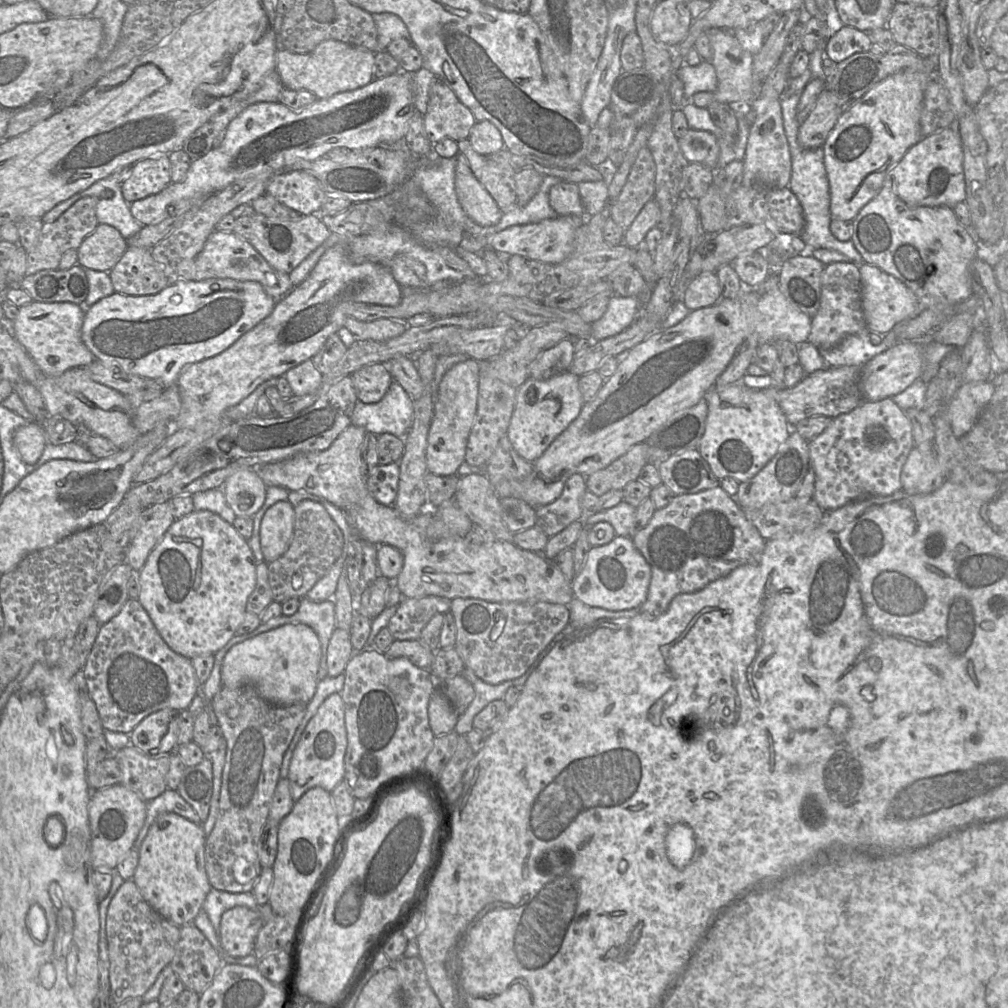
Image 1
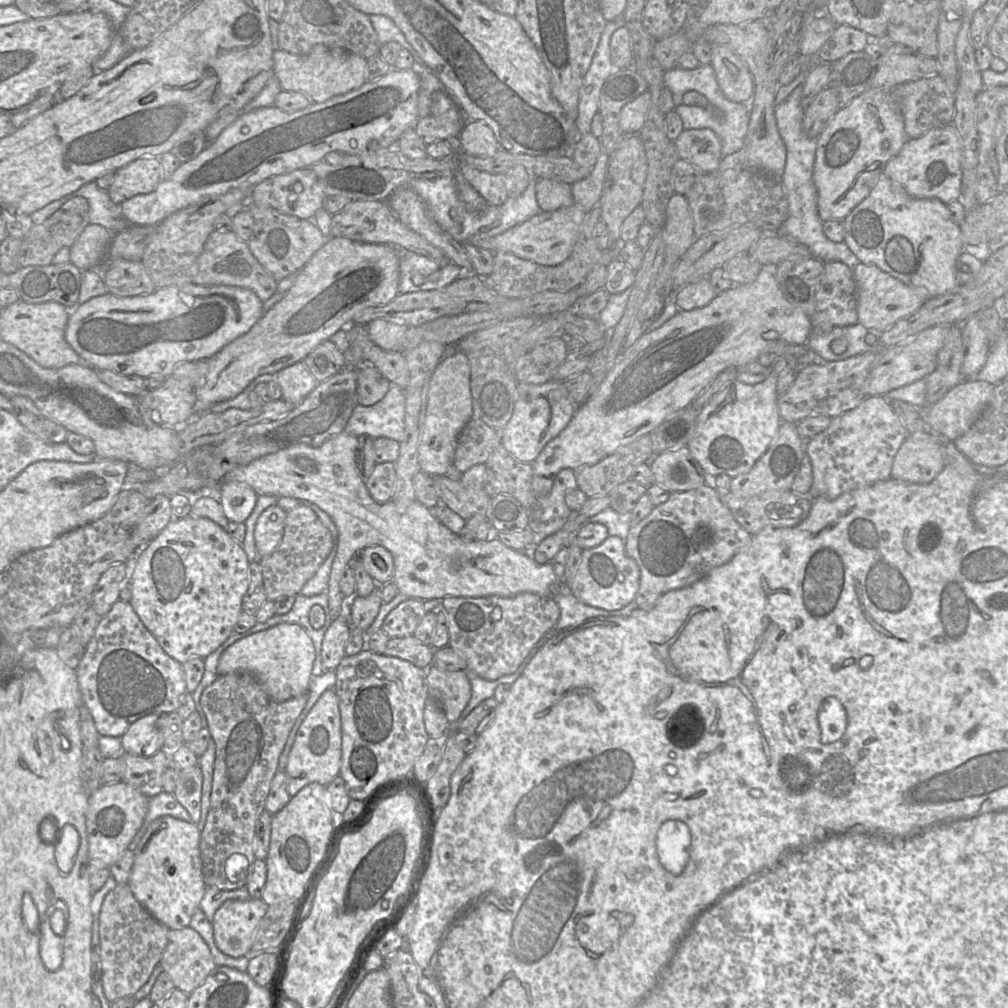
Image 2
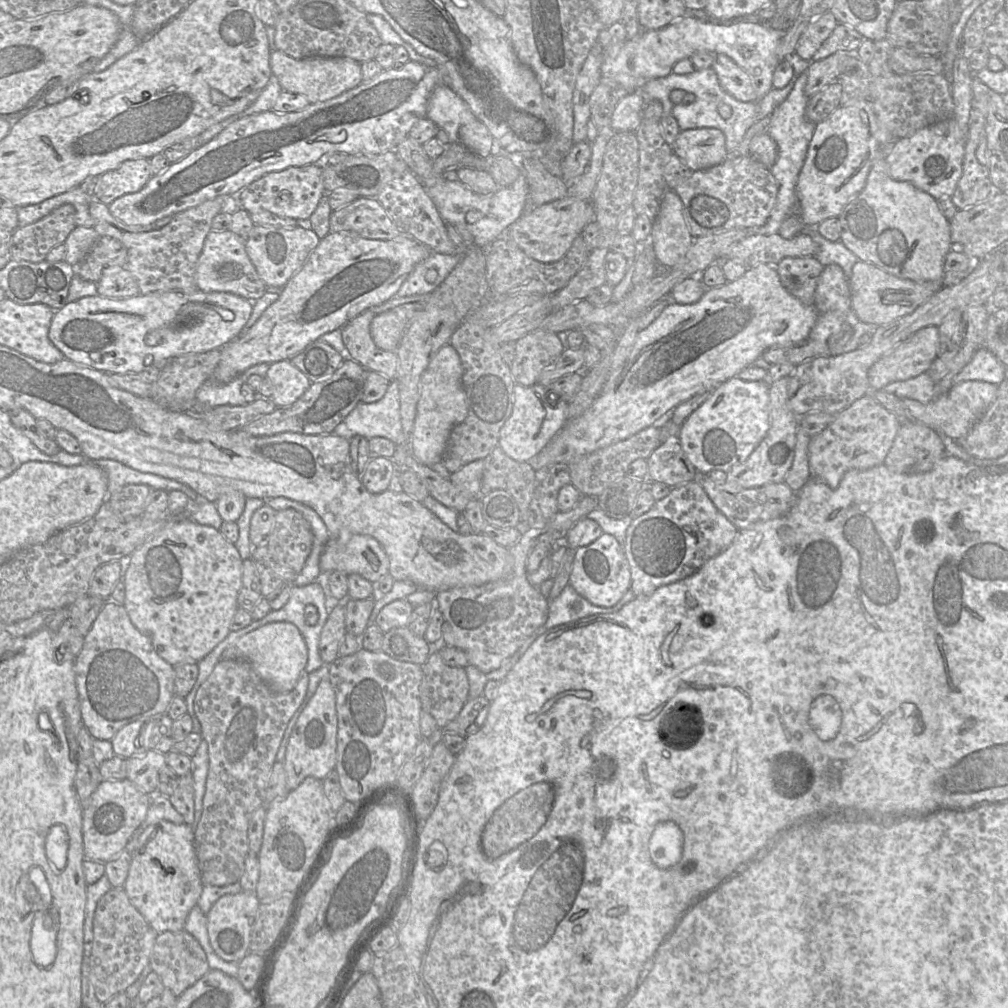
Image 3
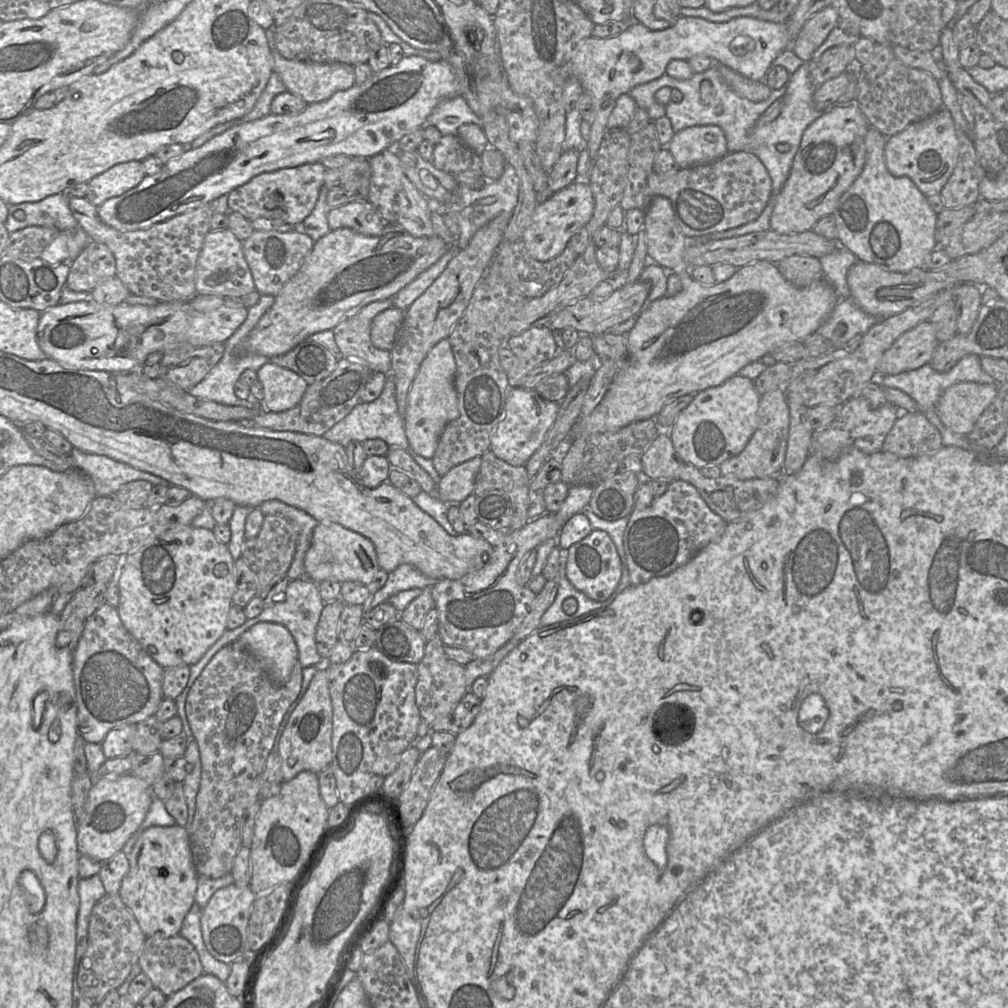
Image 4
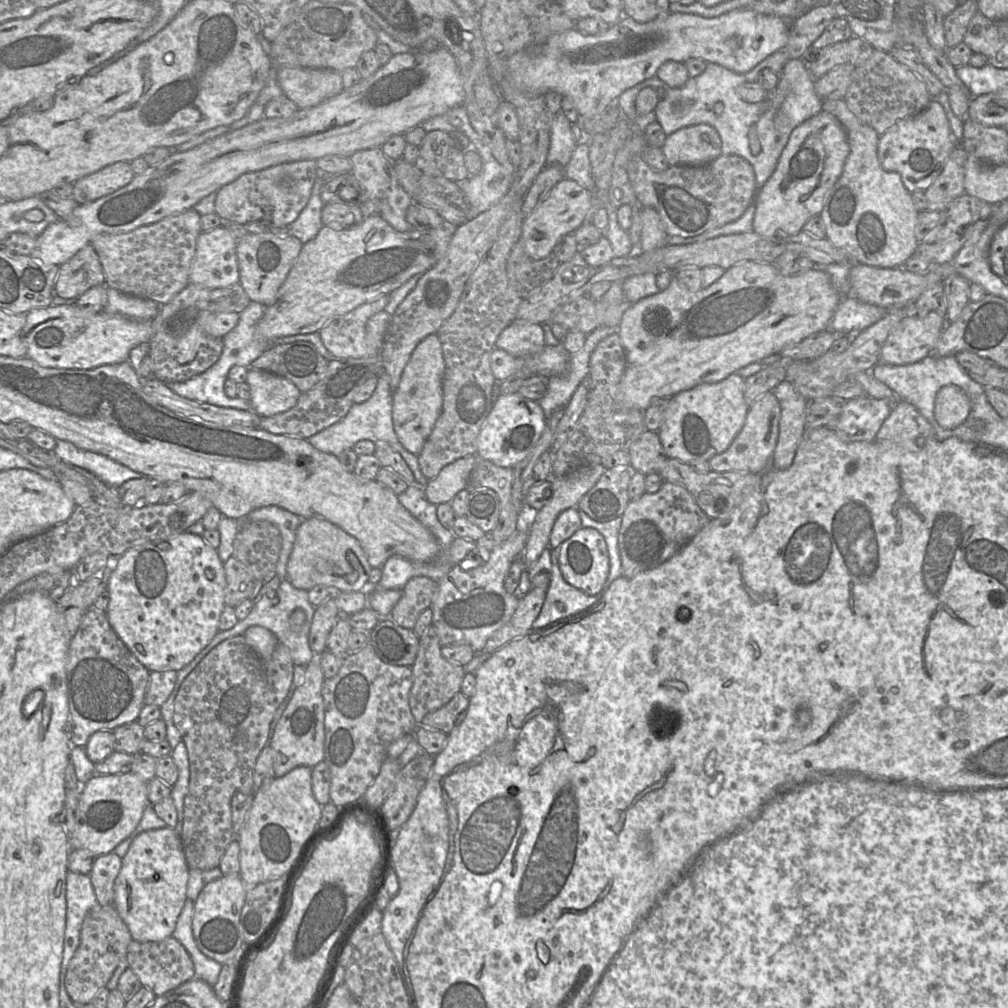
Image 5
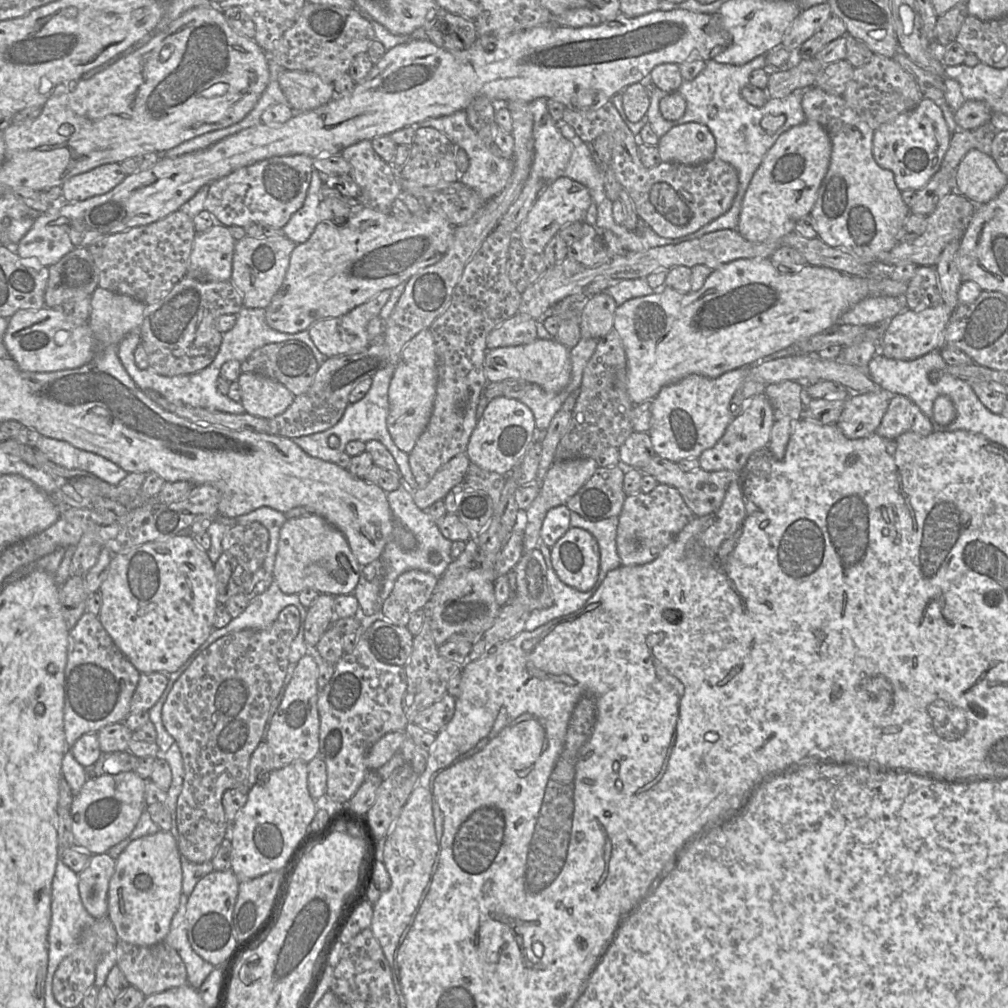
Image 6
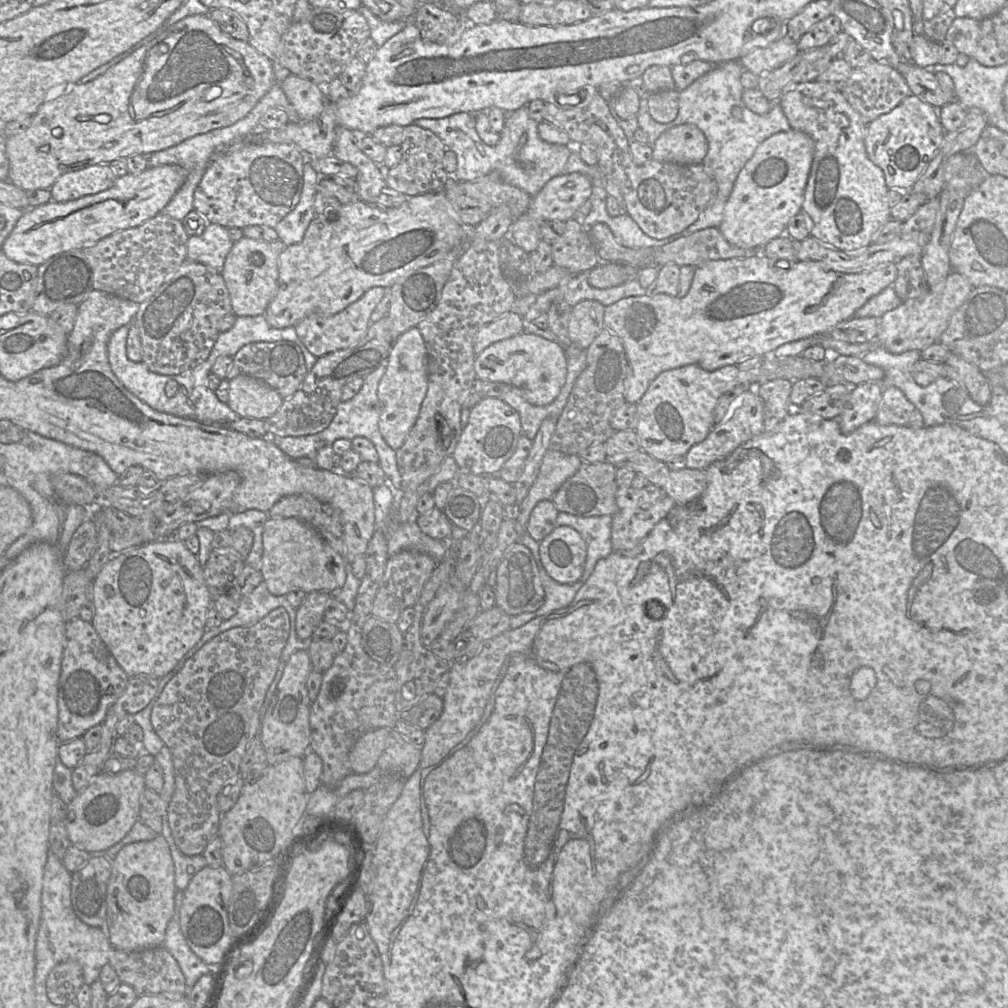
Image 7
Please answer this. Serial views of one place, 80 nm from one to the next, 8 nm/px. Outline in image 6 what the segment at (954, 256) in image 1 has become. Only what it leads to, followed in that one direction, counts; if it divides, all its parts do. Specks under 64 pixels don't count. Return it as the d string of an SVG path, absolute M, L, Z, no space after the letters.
M816 86L804 91L802 108L806 120L816 121L825 129L832 145L829 167L810 213L815 220L817 237L831 247L841 248L861 258L877 259L902 241L902 228L911 212L895 183L893 172L880 167L874 159L874 129L848 105L842 95L830 94Z

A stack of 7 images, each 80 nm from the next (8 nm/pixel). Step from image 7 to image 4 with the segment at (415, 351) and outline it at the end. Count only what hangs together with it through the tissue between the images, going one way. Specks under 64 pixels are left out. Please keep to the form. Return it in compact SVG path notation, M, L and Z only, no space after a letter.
M449 340L438 342L422 361L408 393L403 425L409 447L419 456L431 459L445 426L459 417L455 388L456 362Z

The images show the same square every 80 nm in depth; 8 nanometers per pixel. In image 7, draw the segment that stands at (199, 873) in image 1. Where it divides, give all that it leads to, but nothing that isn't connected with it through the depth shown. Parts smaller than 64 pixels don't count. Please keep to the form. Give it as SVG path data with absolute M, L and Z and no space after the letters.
M161 834L153 840L124 846L112 860L112 872L107 885L106 933L113 948L133 951L162 946L167 925L174 914L176 890L174 862L168 842Z

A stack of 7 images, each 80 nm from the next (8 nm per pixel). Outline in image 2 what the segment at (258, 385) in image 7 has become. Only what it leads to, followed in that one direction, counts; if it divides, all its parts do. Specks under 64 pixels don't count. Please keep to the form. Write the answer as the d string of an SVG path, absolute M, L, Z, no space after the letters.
M302 361L276 372L274 377L281 388L281 399L295 406L319 384Z

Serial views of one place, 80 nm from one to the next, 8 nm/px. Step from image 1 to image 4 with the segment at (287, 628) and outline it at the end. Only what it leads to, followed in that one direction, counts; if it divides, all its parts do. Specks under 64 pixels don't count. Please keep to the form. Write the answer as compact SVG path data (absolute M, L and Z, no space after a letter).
M262 622L242 634L236 643L246 648L278 686L290 678L298 662L298 650L289 630L277 623Z

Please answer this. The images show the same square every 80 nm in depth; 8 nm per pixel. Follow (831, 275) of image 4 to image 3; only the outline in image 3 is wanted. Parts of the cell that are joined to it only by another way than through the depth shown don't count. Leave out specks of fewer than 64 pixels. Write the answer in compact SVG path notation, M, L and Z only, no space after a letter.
M805 227L802 233L810 235L818 245L818 252L815 258L825 267L830 264L839 265L845 275L849 277L855 263L859 258L840 242L832 242L824 238L816 227Z

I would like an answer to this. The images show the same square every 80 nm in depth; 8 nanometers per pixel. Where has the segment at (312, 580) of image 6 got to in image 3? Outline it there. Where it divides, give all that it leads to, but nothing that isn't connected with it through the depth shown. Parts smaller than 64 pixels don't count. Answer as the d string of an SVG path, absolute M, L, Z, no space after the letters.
M354 535L346 545L340 545L335 538L329 537L319 558L319 568L321 572L356 573L372 583L389 574L389 558L379 542L370 536Z

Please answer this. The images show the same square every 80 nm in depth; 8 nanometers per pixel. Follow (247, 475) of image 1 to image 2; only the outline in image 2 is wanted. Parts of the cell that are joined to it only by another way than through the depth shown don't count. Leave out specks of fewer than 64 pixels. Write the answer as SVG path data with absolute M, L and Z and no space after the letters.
M222 481L219 501L230 522L243 523L252 513L258 495L245 482Z

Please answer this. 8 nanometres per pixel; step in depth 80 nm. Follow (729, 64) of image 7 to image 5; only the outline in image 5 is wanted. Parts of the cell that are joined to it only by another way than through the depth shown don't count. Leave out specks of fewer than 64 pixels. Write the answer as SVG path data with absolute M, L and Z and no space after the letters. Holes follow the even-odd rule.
M777 51L767 56L753 69L745 73L738 73L716 63L707 63L705 70L696 77L689 77L687 82L678 88L671 88L656 76L643 81L643 88L654 83L655 88L663 88L663 98L656 105L653 112L665 134L668 136L680 128L709 124L720 135L722 141L722 155L738 155L746 159L753 167L758 189L768 180L767 167L755 160L755 154L761 151L759 140L755 133L762 117L771 110L771 99L774 91L767 98L758 103L748 103L738 95L738 87L745 82L758 82L758 74L764 68L780 73L786 62L791 59L783 51ZM687 100L687 108L681 112L675 110L676 102Z

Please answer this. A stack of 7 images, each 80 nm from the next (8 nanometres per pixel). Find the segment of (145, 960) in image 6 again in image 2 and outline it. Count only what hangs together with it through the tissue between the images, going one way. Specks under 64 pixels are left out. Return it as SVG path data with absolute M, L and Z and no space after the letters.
M189 926L170 930L168 944L159 965L162 967L163 972L169 975L175 988L187 995L200 986L206 977L218 967L213 960L208 945L200 934Z

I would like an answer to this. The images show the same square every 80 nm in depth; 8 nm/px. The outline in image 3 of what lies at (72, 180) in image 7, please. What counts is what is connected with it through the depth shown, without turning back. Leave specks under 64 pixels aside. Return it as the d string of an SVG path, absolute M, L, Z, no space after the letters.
M149 159L125 161L118 168L97 177L96 190L93 198L103 204L109 205L121 196L141 190L152 175Z

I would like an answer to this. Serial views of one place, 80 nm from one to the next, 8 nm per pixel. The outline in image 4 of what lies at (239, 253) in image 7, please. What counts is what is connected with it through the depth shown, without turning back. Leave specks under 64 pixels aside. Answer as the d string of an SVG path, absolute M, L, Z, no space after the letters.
M301 224L296 225L291 232L274 230L254 230L242 242L243 254L250 268L255 289L260 295L276 297L284 285L296 274L306 256L310 253L314 241L301 230Z

